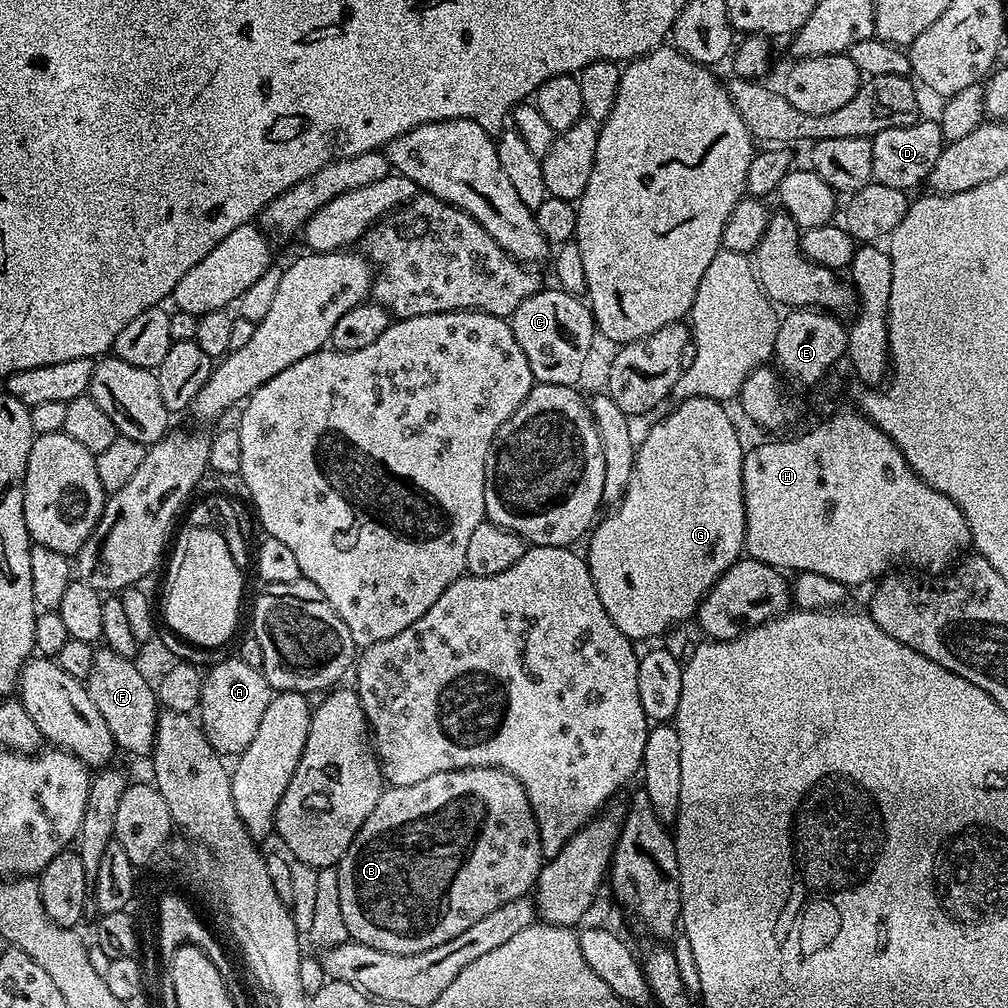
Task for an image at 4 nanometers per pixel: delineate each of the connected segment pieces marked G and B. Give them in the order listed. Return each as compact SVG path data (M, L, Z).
M692 397L689 400L677 403L648 433L644 436L644 441L639 441L634 458L634 470L630 474L630 482L626 486L624 495L620 497L616 508L604 521L591 529L588 540L588 552L586 559L588 569L592 575L594 586L598 590L598 598L602 598L602 606L606 606L606 614L626 634L633 642L639 640L652 640L655 636L663 634L667 628L672 628L675 624L680 624L683 620L691 621L695 617L697 608L704 600L705 594L730 570L730 566L741 559L745 551L744 546L744 491L742 490L742 462L746 451L745 445L740 445L740 436L736 433L736 428L732 425L732 420L728 417L728 412L723 403L719 400L711 400L708 397Z
M459 768L449 772L439 772L422 782L414 782L414 786L388 786L378 798L378 806L362 822L358 834L350 842L346 854L338 865L338 894L342 902L343 931L348 932L357 944L365 944L374 950L386 950L390 954L418 954L422 950L430 950L434 946L442 946L442 942L450 942L450 938L458 938L462 930L474 926L478 918L486 918L498 906L510 902L514 898L533 891L542 865L540 851L540 835L536 819L532 813L530 802L526 798L526 790L514 774L501 768Z

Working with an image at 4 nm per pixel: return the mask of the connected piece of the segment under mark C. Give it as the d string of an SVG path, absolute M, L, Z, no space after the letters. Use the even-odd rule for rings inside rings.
M551 287L535 292L512 312L512 333L518 338L518 346L522 346L522 354L526 354L526 362L530 362L533 381L576 386L579 385L582 362L598 329L592 319L592 309L579 295Z

